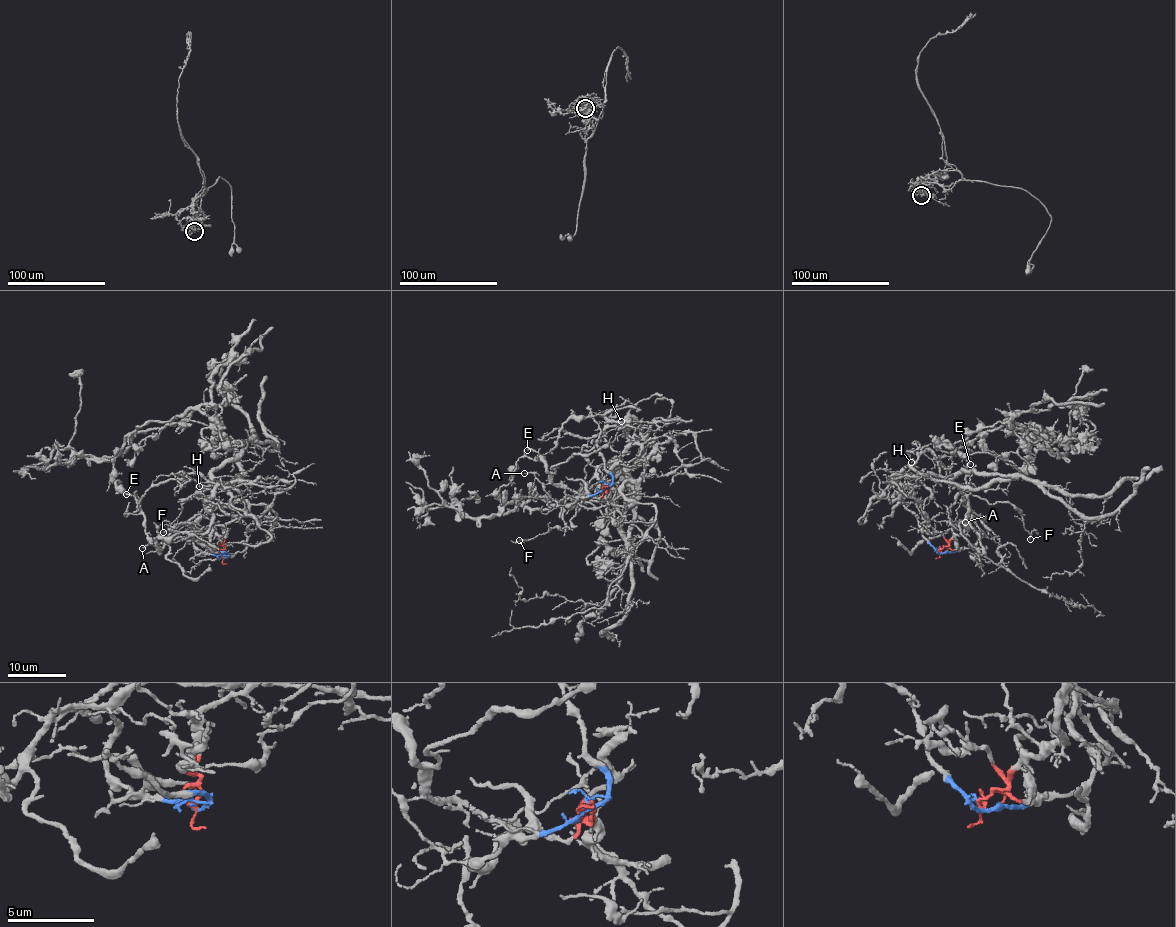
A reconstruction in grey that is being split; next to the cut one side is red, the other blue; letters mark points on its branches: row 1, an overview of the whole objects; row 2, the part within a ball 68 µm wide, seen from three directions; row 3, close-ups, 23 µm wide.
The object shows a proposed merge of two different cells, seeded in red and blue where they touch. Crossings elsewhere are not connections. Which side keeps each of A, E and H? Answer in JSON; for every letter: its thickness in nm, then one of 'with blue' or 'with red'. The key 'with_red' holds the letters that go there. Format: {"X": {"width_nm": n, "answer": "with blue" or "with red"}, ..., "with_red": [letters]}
{"A": {"width_nm": 110, "answer": "with blue"}, "E": {"width_nm": 200, "answer": "with blue"}, "H": {"width_nm": 110, "answer": "with red"}, "with_red": ["H"]}

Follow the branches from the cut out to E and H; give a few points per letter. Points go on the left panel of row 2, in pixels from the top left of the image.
E: (223, 556), (204, 551), (180, 537), (165, 541), (167, 539), (161, 548), (146, 531), (140, 500), (126, 494)
H: (223, 556), (226, 525), (248, 510), (228, 485), (239, 477), (219, 484), (201, 482), (199, 487)

